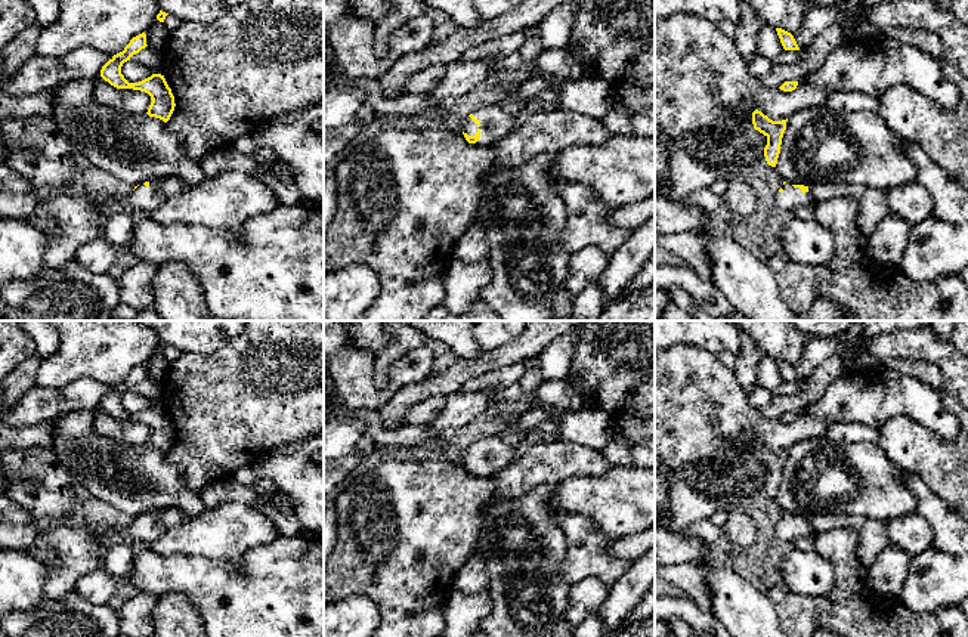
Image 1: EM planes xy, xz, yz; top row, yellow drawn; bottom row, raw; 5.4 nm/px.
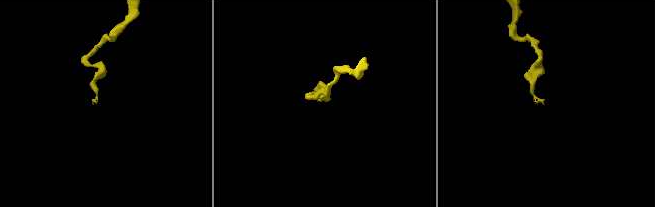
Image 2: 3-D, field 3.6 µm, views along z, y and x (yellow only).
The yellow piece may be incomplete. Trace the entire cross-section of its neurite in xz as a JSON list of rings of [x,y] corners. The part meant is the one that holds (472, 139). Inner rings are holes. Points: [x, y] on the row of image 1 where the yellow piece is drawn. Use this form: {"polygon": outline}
{"polygon": [[[498,103],[488,105],[464,118],[464,137],[476,148],[488,148],[497,137],[522,124],[528,112],[507,114]]]}

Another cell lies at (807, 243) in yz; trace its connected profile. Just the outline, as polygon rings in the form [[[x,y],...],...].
[[[783,214],[777,226],[780,244],[792,262],[820,266],[834,257],[834,234],[814,219],[801,220],[792,214]]]

